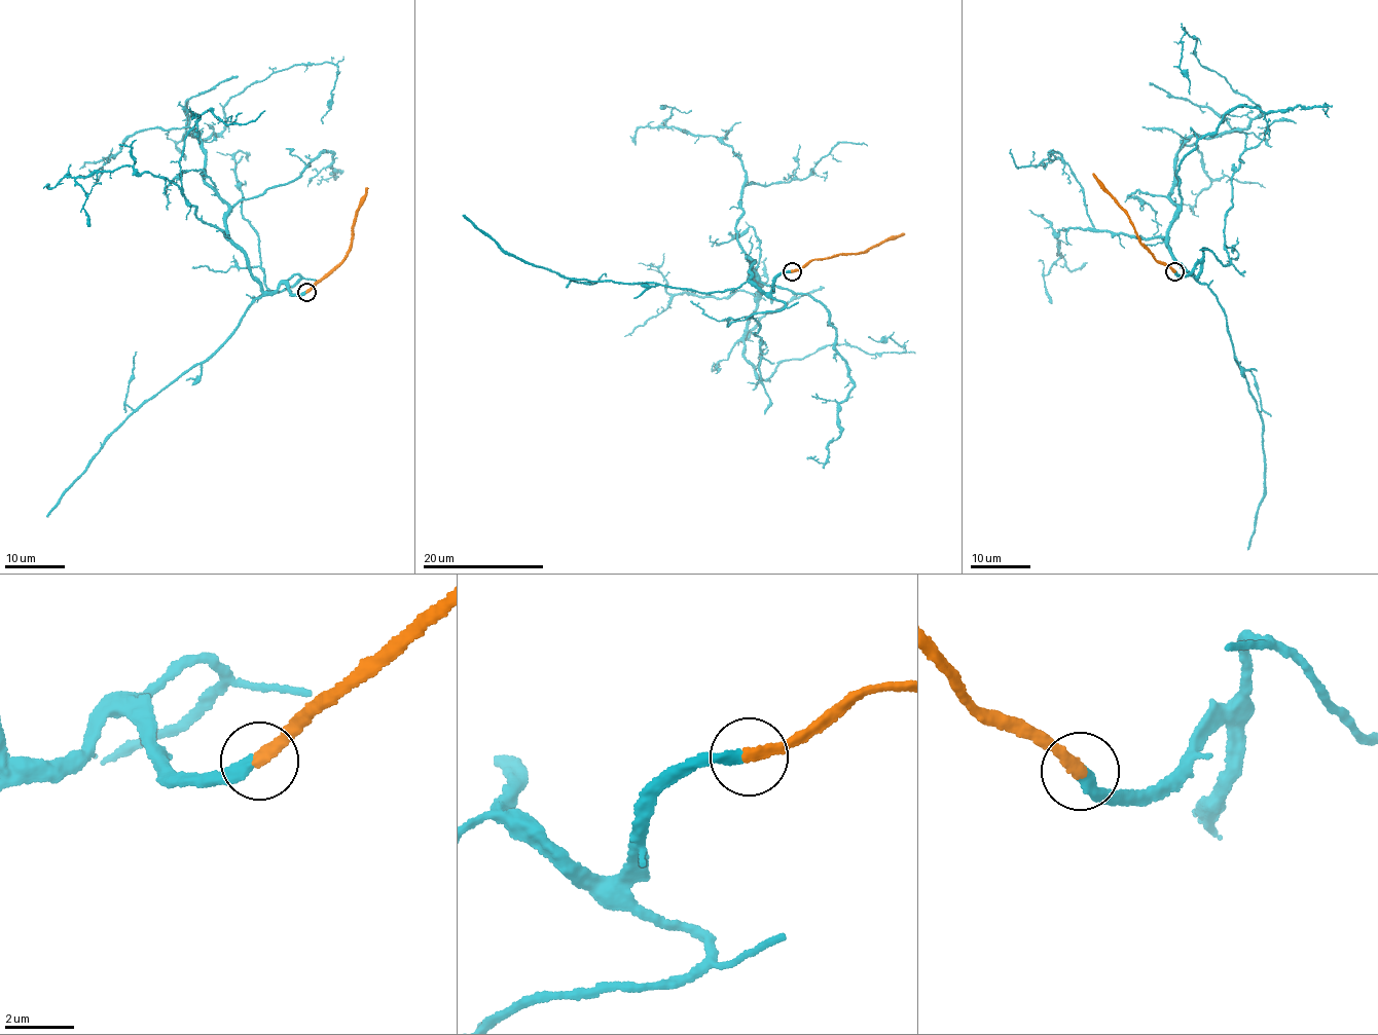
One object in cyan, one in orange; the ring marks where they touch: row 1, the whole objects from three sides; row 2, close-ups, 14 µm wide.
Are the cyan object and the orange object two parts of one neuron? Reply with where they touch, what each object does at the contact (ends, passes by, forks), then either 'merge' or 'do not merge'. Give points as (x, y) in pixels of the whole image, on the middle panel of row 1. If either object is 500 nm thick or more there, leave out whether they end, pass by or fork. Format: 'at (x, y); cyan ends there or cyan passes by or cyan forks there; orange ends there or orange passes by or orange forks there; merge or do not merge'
at (792, 271); cyan ends there; orange ends there; merge

